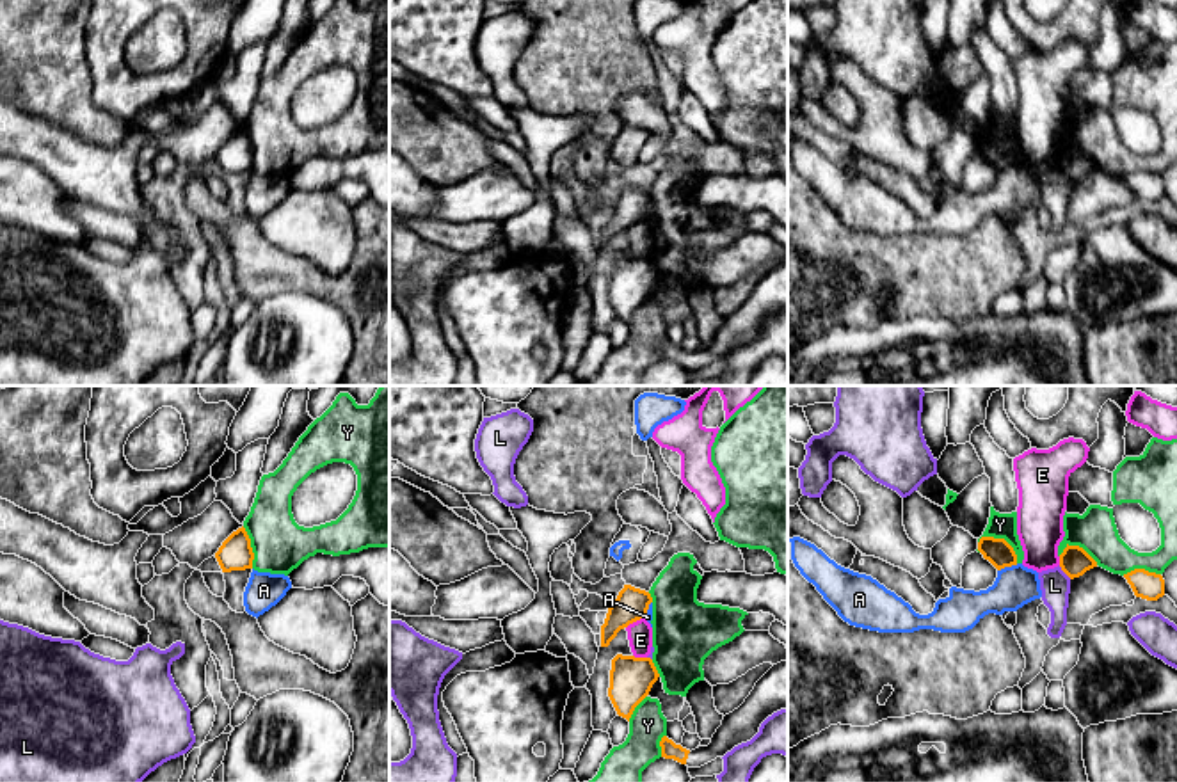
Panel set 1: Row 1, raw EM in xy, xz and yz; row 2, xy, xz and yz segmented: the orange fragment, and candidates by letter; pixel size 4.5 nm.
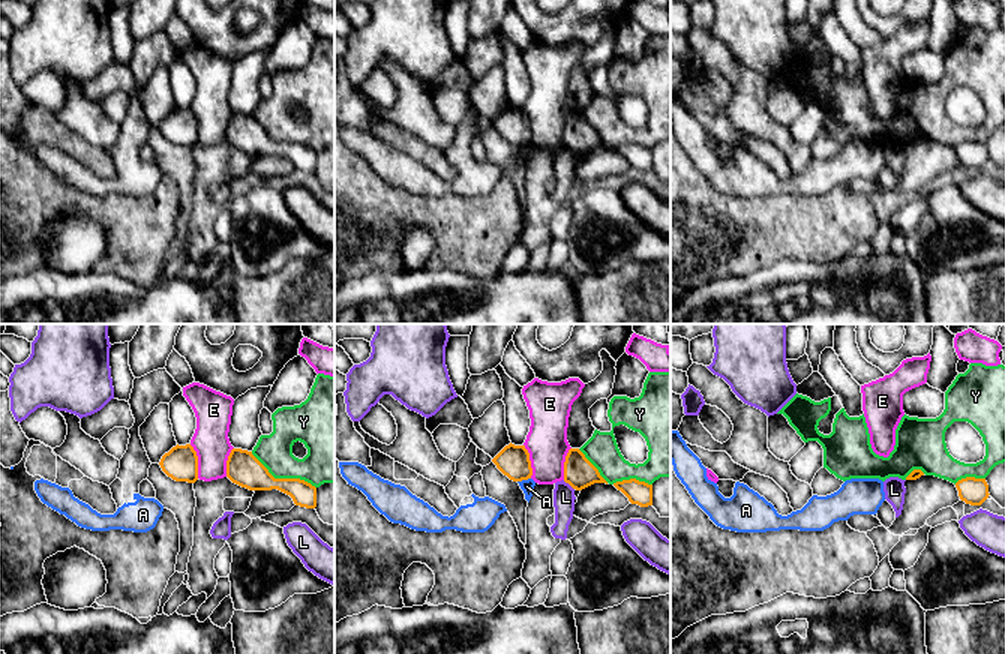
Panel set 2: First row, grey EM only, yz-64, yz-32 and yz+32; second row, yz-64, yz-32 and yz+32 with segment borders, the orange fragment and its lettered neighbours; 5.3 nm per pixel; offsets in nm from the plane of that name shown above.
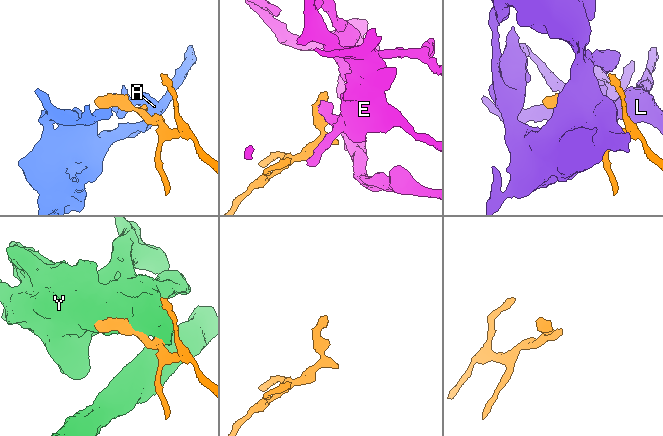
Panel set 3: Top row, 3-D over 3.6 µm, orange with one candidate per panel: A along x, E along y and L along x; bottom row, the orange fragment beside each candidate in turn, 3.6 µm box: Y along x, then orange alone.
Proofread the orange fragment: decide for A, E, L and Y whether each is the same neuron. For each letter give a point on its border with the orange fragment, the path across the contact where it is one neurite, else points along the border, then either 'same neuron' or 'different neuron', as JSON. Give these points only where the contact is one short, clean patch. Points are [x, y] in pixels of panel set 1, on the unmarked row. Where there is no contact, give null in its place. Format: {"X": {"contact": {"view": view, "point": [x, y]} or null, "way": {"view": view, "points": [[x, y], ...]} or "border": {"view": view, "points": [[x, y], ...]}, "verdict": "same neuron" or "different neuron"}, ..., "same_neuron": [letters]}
{"A": {"contact": {"view": "yz", "point": [1007, 167]}, "border": {"view": "yz", "points": [[1017, 166], [998, 173]]}, "verdict": "different neuron"}, "E": {"contact": {"view": "xz", "point": [633, 223]}, "border": {"view": "xz", "points": [[642, 219], [626, 230]]}, "verdict": "different neuron"}, "L": {"contact": {"view": "yz", "point": [1065, 175]}, "verdict": "different neuron"}, "Y": {"contact": {"view": "yz", "point": [1003, 141]}, "verdict": "different neuron"}, "same_neuron": []}

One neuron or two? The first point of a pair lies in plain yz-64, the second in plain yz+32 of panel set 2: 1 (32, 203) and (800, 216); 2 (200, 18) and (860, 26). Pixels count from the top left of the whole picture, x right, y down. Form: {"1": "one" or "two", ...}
{"1": "one", "2": "two"}

